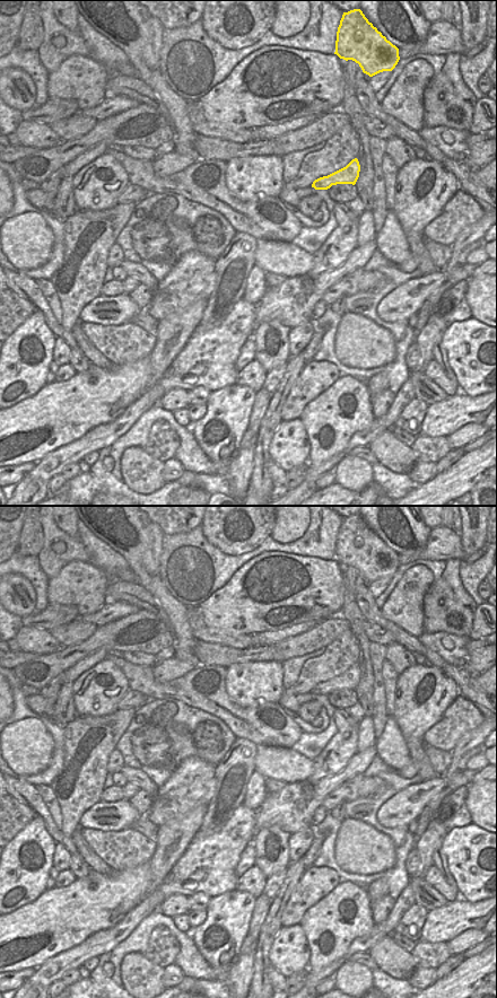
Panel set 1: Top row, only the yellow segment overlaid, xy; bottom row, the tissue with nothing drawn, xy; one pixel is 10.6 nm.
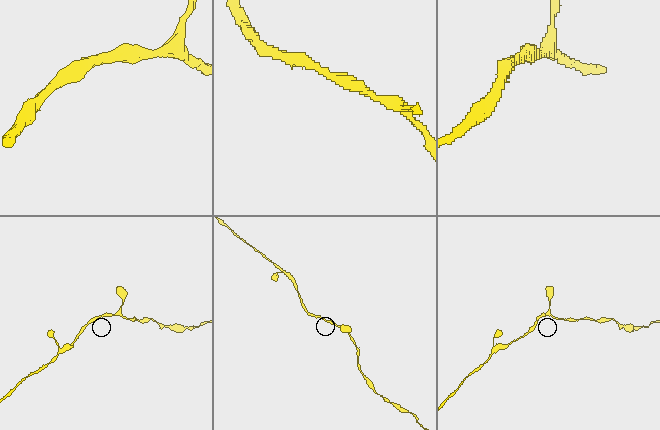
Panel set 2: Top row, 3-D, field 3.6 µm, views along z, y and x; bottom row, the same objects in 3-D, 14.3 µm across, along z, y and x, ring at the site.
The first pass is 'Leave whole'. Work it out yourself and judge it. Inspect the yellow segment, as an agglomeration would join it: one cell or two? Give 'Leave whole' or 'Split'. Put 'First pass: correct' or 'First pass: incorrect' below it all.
Leave whole.
First pass: correct

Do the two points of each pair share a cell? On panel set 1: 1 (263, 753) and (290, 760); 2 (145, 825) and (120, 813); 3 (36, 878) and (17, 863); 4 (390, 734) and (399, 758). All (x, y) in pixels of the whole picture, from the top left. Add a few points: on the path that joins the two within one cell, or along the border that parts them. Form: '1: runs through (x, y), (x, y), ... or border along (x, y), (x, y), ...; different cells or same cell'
1: runs through (270, 760), (284, 760); same cell
2: border along (142, 815), (130, 826); different cells
3: runs through (32, 878), (20, 867); same cell
4: runs through (391, 740), (393, 752); same cell

